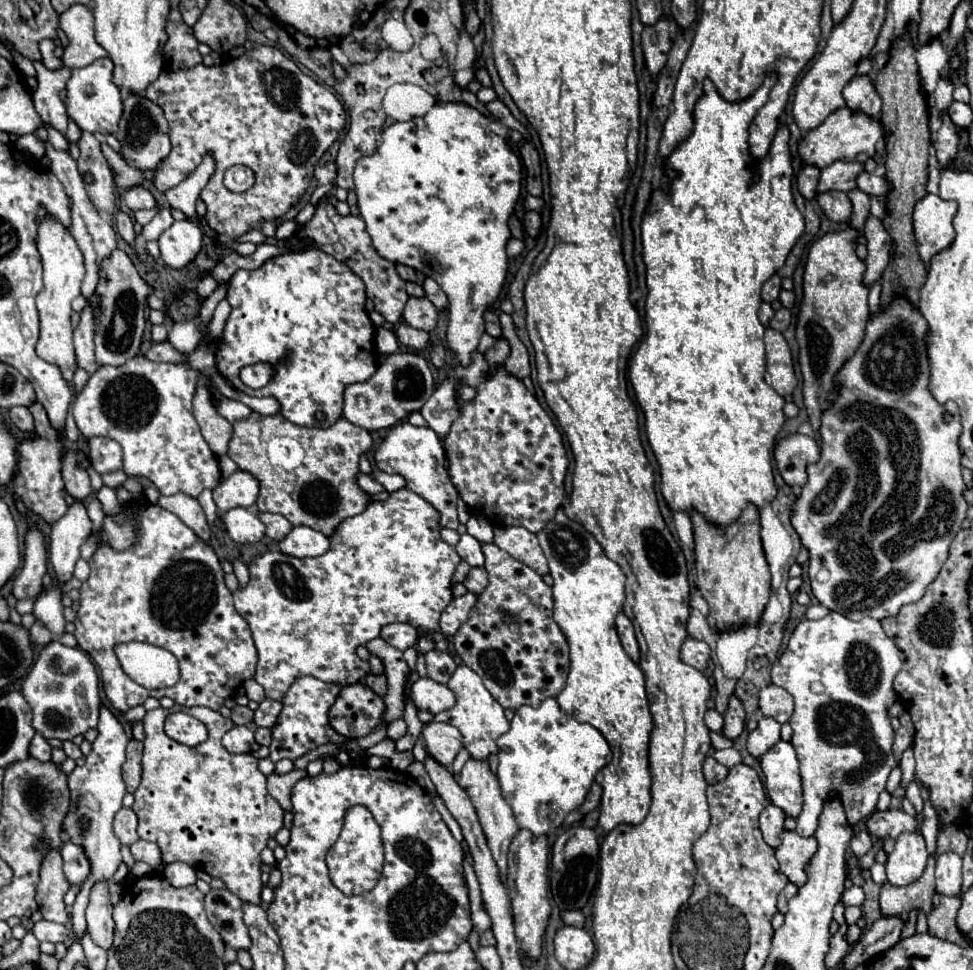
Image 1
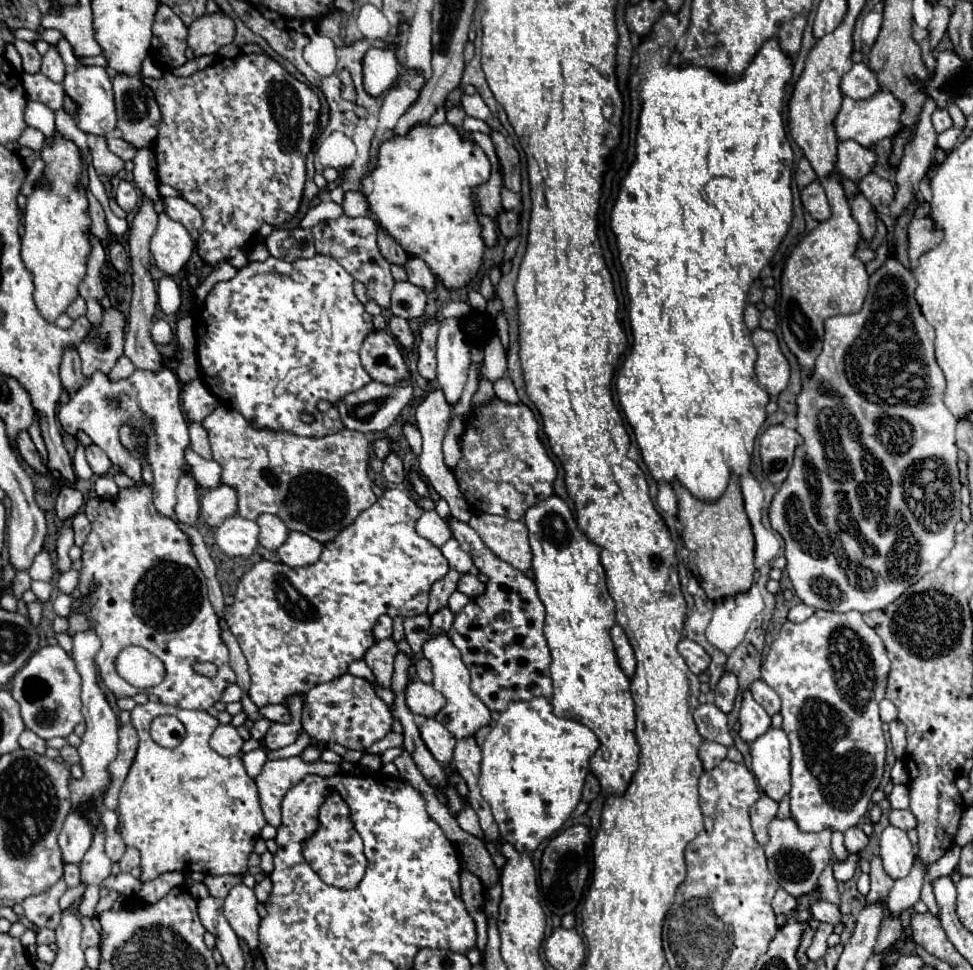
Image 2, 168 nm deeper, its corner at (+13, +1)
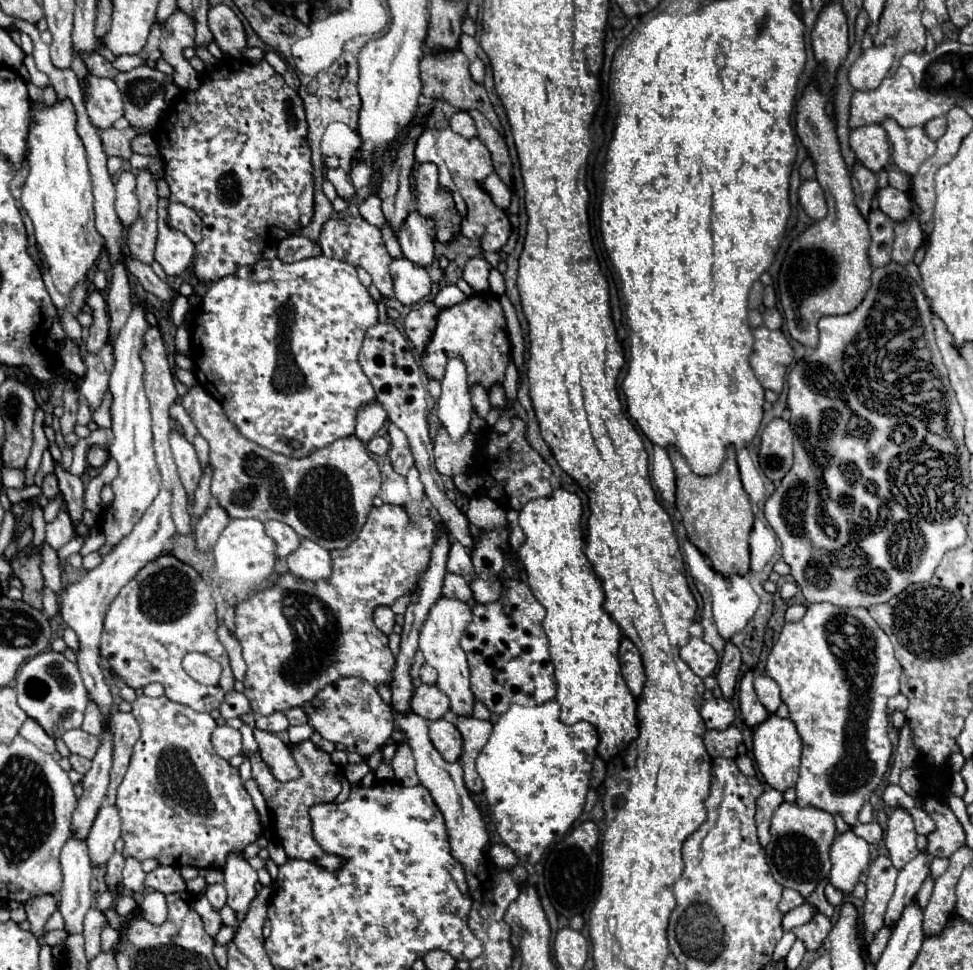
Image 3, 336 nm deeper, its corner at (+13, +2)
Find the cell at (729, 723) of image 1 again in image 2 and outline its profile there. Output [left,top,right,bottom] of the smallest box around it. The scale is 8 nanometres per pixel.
[714,673,738,713]

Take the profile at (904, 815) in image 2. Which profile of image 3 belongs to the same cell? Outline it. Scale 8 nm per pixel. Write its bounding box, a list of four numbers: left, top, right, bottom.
[908,808,936,834]

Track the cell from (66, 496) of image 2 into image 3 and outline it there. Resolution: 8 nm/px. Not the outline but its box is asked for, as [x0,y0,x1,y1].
[46,510,74,550]

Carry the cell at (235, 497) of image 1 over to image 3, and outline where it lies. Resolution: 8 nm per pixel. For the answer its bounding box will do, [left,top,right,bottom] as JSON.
[194,506,230,552]

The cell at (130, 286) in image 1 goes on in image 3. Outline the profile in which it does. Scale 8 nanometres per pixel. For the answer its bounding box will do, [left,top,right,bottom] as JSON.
[80,342,114,410]

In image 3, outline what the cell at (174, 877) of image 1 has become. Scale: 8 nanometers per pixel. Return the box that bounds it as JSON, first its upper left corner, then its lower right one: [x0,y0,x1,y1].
[140,892,168,924]

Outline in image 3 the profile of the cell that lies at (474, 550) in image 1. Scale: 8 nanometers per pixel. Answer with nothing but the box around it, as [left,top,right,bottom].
[448,542,474,576]

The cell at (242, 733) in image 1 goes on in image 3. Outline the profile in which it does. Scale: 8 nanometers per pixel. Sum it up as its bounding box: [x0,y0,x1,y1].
[212,726,242,760]

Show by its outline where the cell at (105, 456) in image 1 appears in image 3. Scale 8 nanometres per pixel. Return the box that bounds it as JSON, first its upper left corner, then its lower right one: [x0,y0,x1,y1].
[88,446,108,468]

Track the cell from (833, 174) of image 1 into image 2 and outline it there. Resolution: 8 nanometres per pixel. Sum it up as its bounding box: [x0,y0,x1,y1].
[834,141,876,181]

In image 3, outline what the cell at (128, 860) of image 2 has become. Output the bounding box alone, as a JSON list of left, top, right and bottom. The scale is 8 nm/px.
[124,858,146,894]

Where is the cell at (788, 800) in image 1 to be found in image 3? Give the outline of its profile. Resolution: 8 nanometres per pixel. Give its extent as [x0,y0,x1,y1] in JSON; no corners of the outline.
[754,714,802,792]

